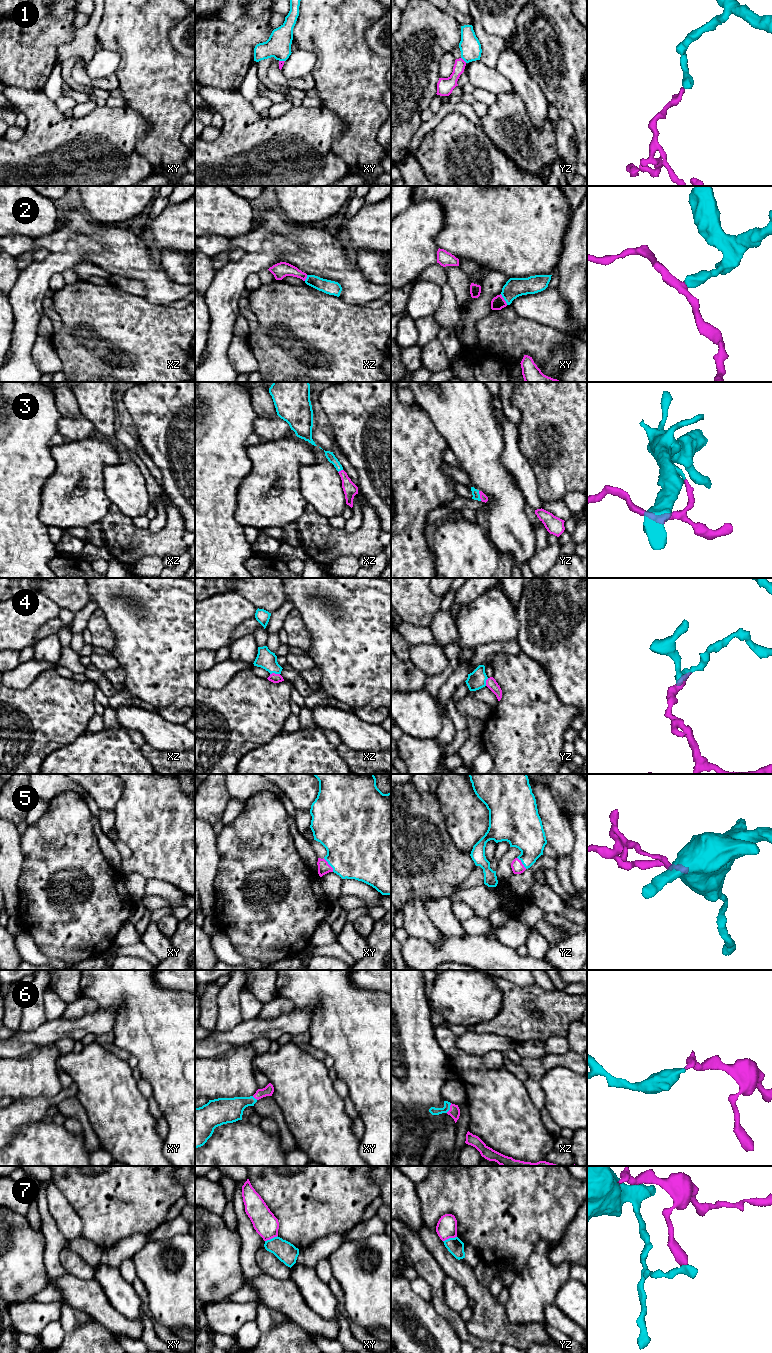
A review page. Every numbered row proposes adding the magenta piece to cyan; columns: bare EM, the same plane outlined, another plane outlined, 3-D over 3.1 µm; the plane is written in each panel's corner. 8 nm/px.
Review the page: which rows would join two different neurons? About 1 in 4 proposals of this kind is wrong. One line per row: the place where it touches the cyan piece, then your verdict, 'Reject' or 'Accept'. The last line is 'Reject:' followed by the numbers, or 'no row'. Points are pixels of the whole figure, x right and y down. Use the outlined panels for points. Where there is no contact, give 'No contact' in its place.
1: Touches cyan at yz (464, 60). Accept
2: Touches cyan at xy (504, 299). Reject
3: Touches cyan at yz (479, 496). Accept
4: Touches cyan at xz (274, 672). Reject
5: Touches cyan at xy (329, 864). Accept
6: Touches cyan at xz (449, 1108). Accept
7: Touches cyan at yz (449, 1238). Reject
Reject: 2, 4, 7

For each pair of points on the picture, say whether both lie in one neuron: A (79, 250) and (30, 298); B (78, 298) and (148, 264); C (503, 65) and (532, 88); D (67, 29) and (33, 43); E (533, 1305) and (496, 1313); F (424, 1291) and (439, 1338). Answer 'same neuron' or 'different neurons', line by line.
A: same neuron
B: different neurons
C: same neuron
D: same neuron
E: different neurons
F: different neurons

